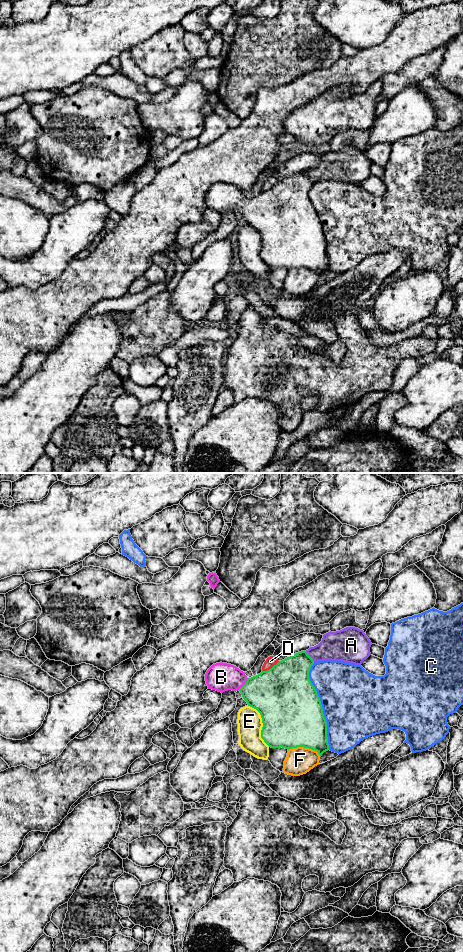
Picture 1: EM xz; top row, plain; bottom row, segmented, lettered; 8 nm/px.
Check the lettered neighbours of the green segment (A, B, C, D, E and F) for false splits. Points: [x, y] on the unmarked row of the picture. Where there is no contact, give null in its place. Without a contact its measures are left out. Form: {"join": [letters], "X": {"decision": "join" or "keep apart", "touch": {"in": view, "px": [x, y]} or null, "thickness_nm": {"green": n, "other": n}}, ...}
{"join": ["B"], "A": {"decision": "keep apart", "touch": {"in": "xz", "px": [310, 177]}, "thickness_nm": {"green": 320, "other": 240}}, "B": {"decision": "join", "touch": {"in": "xz", "px": [244, 204]}, "thickness_nm": {"green": 380, "other": 220}}, "C": {"decision": "keep apart", "touch": {"in": "xz", "px": [321, 226]}, "thickness_nm": {"green": 500, "other": 500}}, "D": {"decision": "keep apart", "touch": {"in": "xz", "px": [271, 188]}, "thickness_nm": {"green": 480, "other": 80}}, "E": {"decision": "keep apart", "touch": {"in": "xz", "px": [263, 244]}, "thickness_nm": {"green": 500, "other": 200}}, "F": {"decision": "keep apart", "touch": {"in": "xz", "px": [305, 267]}, "thickness_nm": {"green": 460, "other": 220}}}

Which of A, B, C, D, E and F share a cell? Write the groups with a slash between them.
A / B / C / D / E / F

